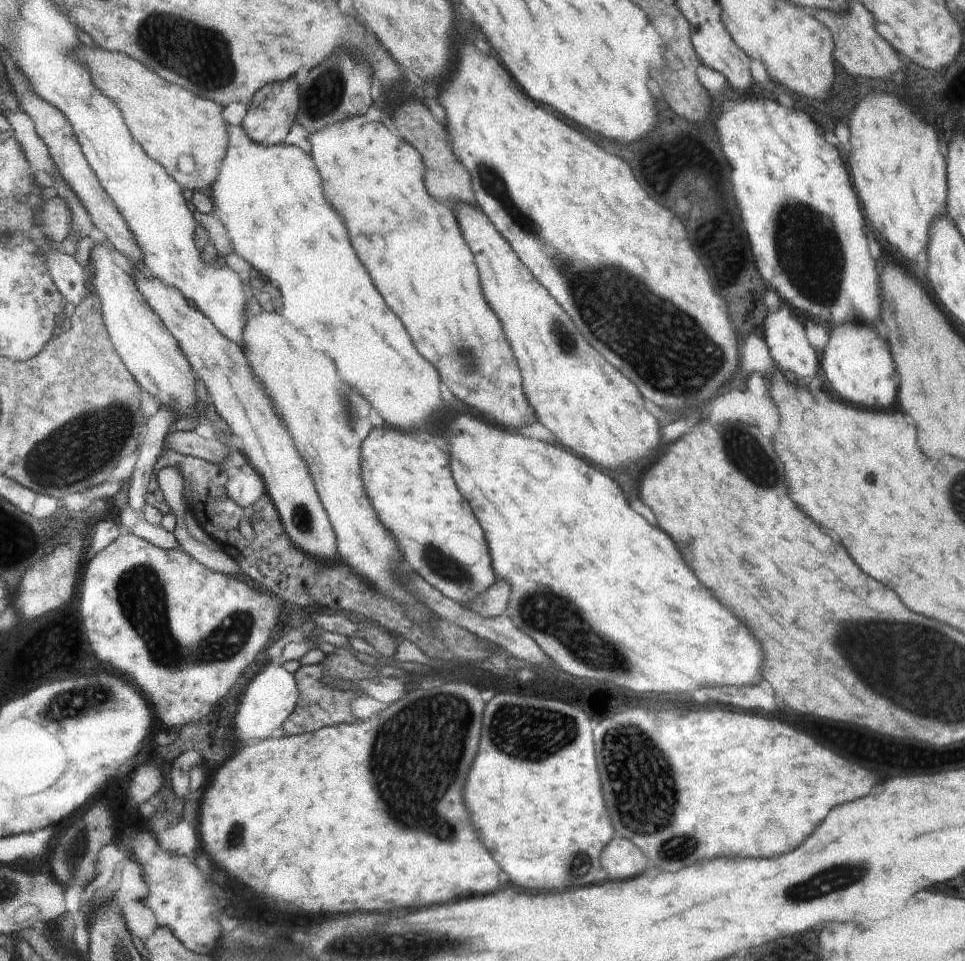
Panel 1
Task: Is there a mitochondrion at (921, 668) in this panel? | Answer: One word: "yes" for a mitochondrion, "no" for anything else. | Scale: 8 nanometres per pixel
yes

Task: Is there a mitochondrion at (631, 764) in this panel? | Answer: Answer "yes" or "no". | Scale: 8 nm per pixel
yes

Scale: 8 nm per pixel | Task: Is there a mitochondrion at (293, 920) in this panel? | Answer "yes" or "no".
no

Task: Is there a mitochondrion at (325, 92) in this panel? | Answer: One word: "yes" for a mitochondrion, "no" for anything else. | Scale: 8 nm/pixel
yes

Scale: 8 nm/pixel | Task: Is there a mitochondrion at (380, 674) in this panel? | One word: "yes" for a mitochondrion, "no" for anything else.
no

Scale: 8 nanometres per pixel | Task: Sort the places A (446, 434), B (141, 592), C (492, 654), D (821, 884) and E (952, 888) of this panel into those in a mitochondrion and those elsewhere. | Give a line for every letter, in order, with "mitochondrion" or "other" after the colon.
A: other
B: mitochondrion
C: other
D: mitochondrion
E: other

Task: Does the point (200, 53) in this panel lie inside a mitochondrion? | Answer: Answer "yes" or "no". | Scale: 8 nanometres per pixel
yes

